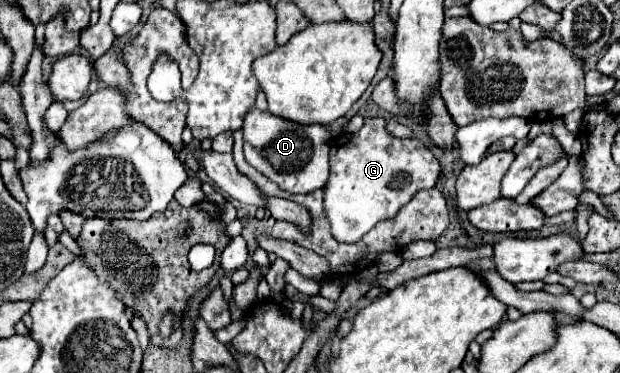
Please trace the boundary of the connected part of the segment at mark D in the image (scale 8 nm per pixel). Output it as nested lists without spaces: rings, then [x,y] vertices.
[[[252,106],[244,116],[242,132],[246,162],[266,178],[276,182],[282,190],[290,194],[308,194],[326,186],[330,174],[328,152],[332,134],[324,126],[318,124],[300,126],[270,112],[260,112],[256,106]]]

